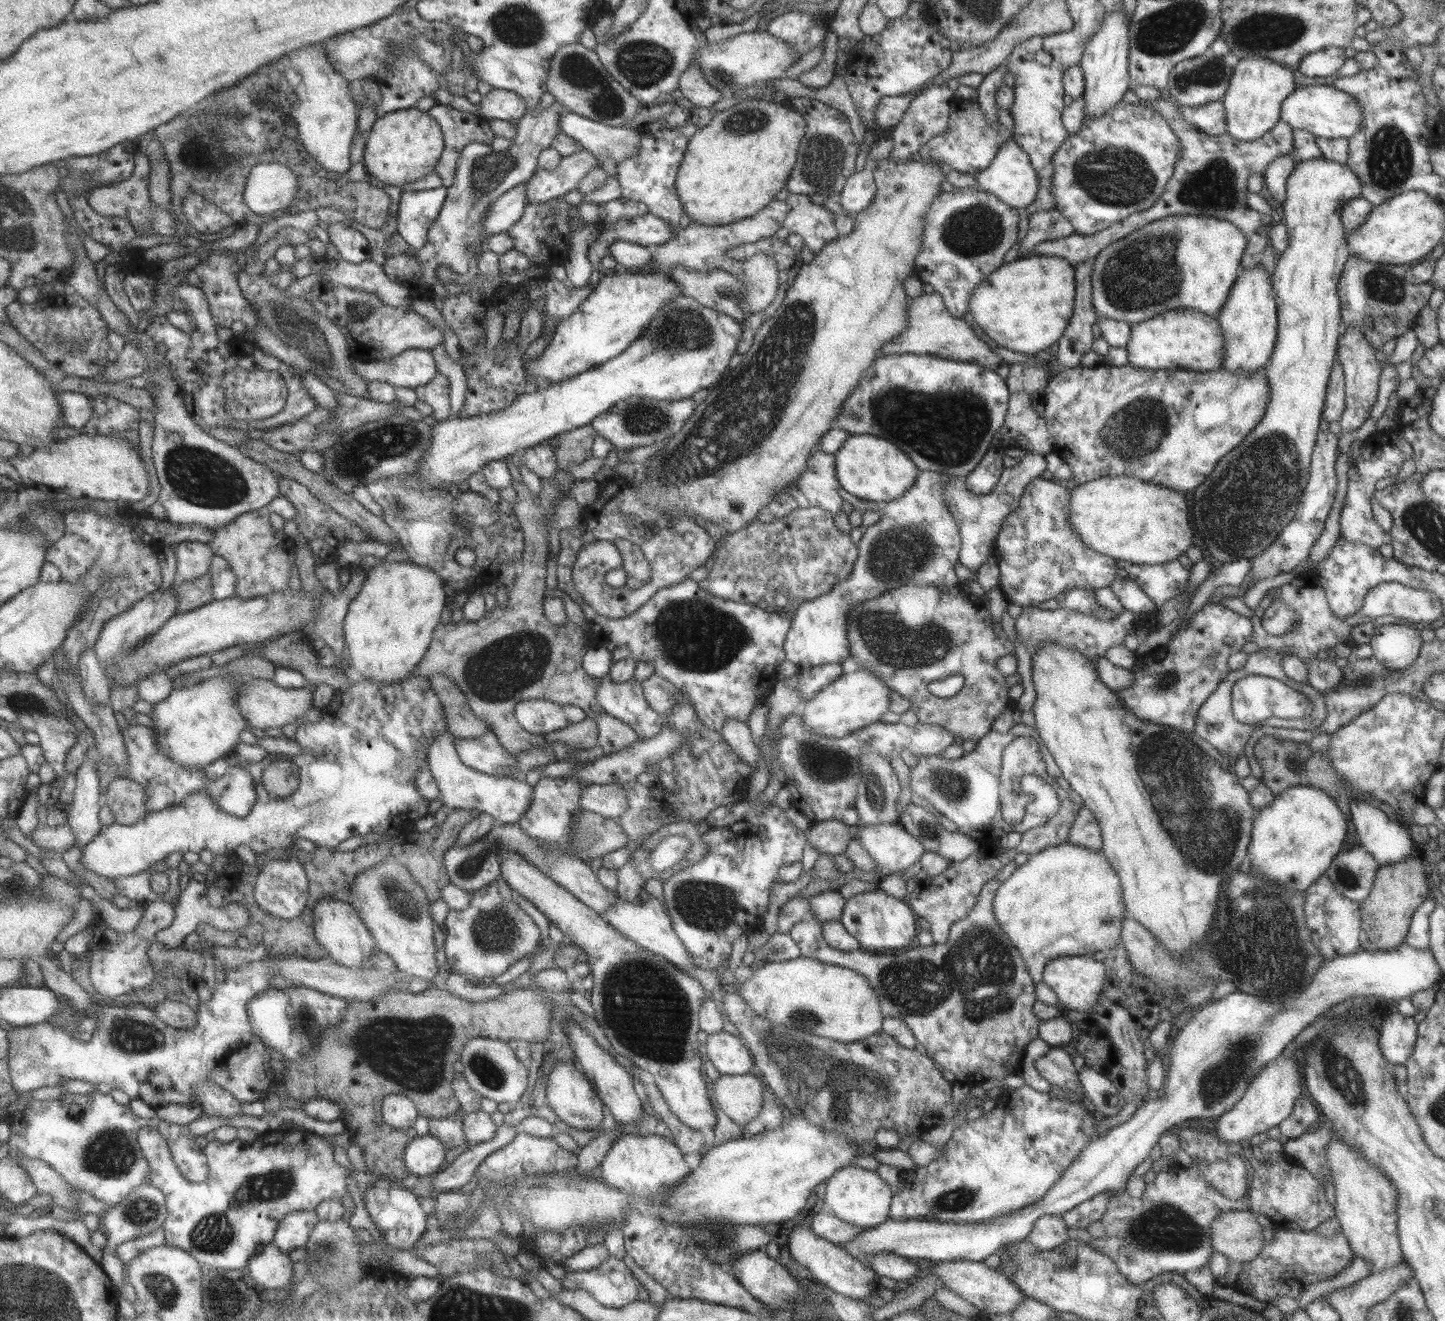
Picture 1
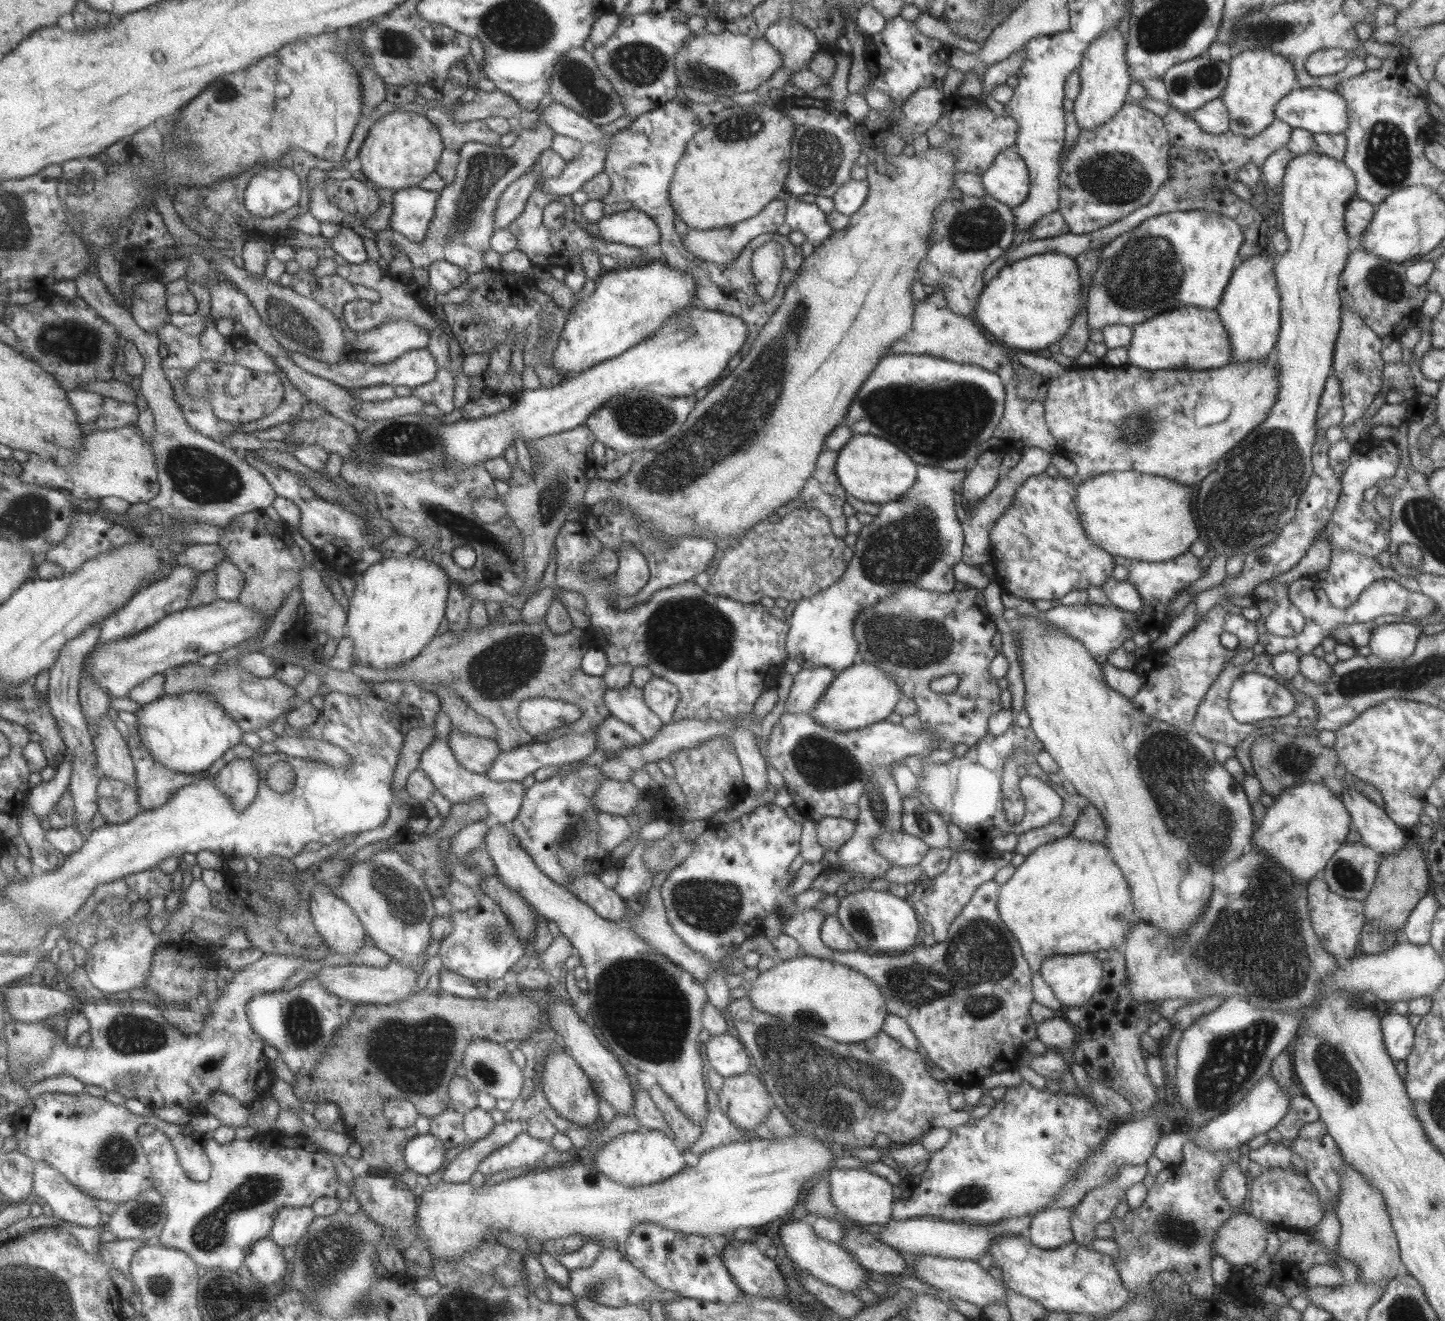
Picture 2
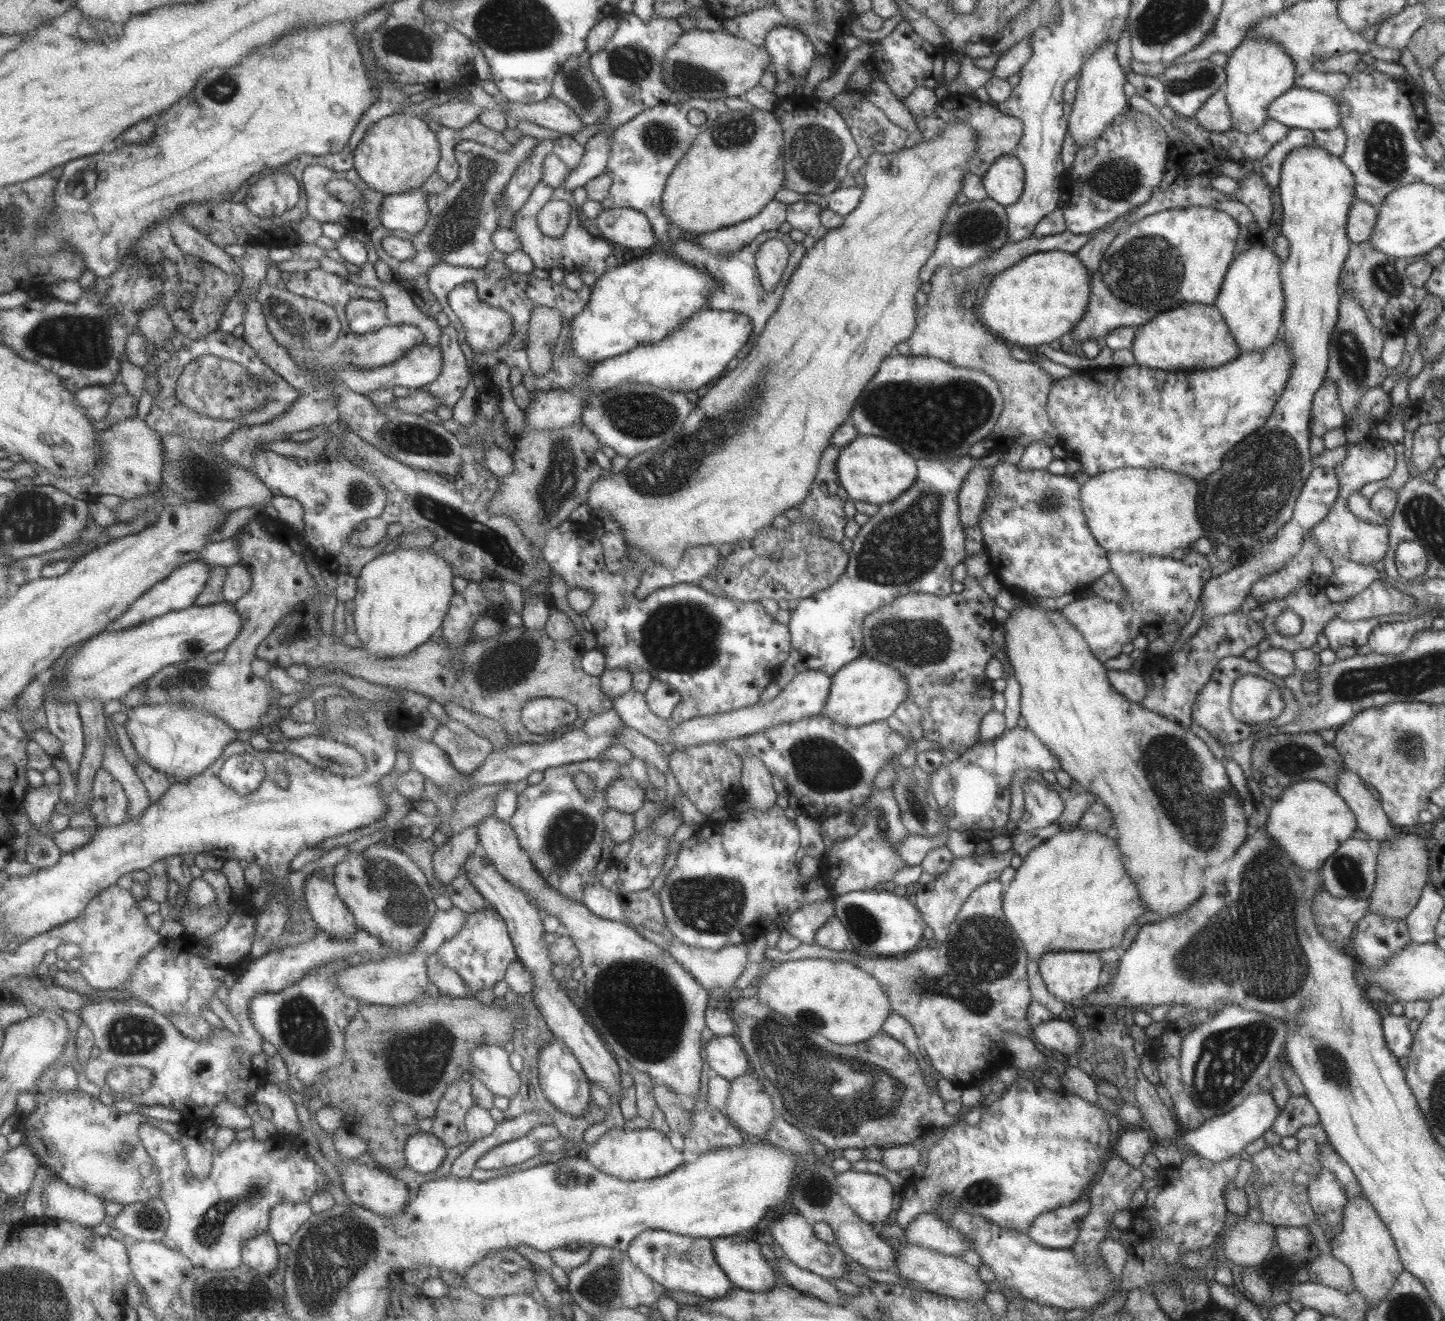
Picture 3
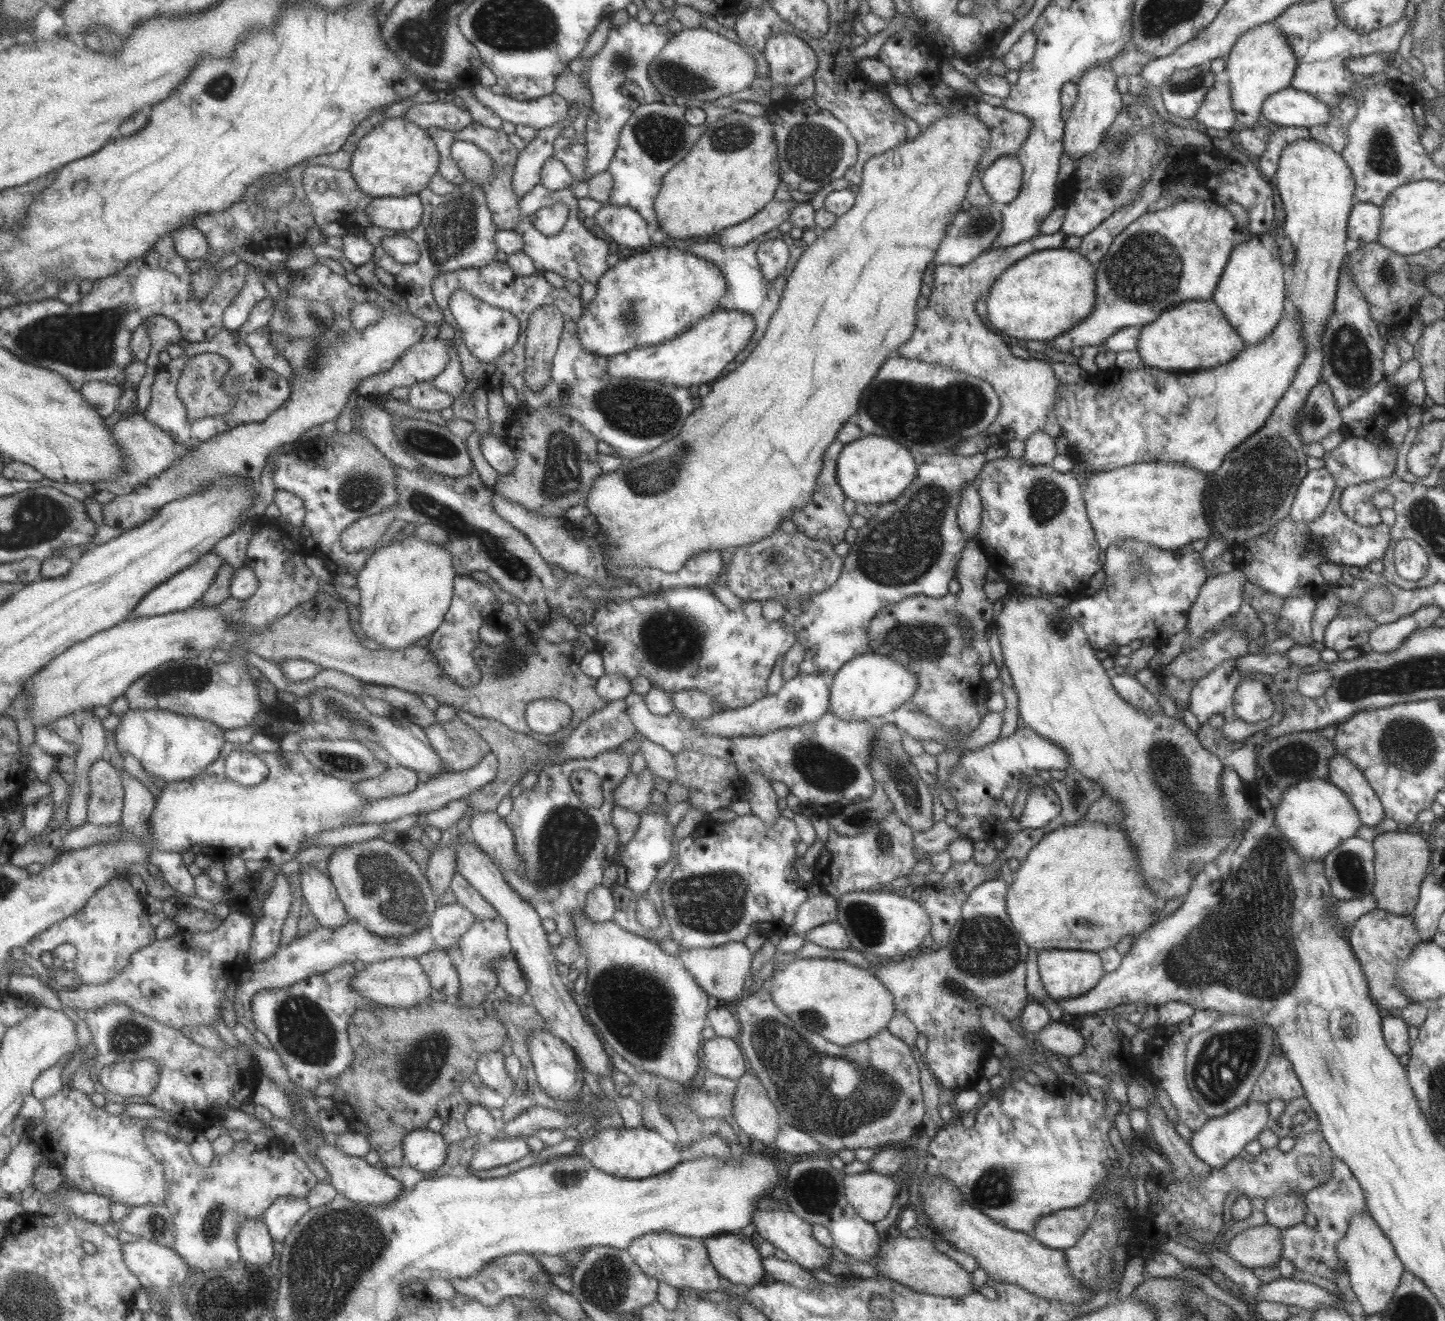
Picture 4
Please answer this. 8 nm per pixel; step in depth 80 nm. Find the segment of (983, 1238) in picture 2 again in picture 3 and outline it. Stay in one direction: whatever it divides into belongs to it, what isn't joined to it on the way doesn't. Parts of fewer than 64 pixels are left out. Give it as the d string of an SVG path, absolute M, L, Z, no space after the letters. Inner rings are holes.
M933 1213L919 1214L905 1228L903 1243L921 1244L946 1255L959 1255L970 1248L970 1242Z

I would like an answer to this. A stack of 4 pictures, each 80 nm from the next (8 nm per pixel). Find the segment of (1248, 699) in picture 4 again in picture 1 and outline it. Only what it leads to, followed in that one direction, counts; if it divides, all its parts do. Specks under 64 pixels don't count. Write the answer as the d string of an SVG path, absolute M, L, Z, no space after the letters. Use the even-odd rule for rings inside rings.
M1248 674L1238 678L1231 687L1231 708L1235 720L1249 726L1259 726L1266 718L1297 718L1306 715L1312 704L1308 697L1300 692L1289 688L1276 678L1269 678L1261 675Z

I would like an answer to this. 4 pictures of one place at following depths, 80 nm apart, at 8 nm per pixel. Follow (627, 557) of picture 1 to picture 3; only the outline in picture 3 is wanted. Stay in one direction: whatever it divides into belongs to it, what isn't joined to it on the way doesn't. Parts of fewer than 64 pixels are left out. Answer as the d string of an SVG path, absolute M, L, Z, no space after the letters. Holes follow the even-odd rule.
M567 520L557 528L542 534L538 548L542 559L563 578L570 588L584 589L592 594L592 604L586 619L593 627L596 644L594 650L602 653L608 670L627 670L631 675L647 672L651 679L665 682L680 695L680 701L670 714L670 722L679 725L691 718L726 713L759 701L759 694L773 682L781 664L791 652L790 633L783 617L775 618L765 613L759 601L740 602L725 596L713 596L699 585L680 583L651 592L647 598L637 600L634 590L639 586L640 570L629 566L611 574L604 566L601 543L584 525Z

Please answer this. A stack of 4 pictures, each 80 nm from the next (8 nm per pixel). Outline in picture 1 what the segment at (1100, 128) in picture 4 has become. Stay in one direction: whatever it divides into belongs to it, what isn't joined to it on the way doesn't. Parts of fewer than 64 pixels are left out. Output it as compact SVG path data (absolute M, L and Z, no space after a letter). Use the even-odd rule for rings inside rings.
M1120 8L1105 15L1101 26L1083 46L1079 65L1083 75L1083 113L1085 118L1097 119L1105 115L1107 110L1115 107L1130 88L1128 73L1128 20L1131 13Z

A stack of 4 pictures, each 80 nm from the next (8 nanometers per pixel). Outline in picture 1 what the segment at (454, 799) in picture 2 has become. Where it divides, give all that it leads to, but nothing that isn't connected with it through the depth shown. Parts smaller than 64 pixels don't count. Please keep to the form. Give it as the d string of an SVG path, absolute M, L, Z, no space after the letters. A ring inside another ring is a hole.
M446 727L443 728L443 732L437 736L437 740L429 745L426 758L426 762L441 789L439 799L442 800L442 804L449 809L453 807L474 808L504 824L516 823L529 804L532 797L532 787L527 785L525 780L520 781L505 776L496 777L465 766L457 756L452 738L449 730Z

